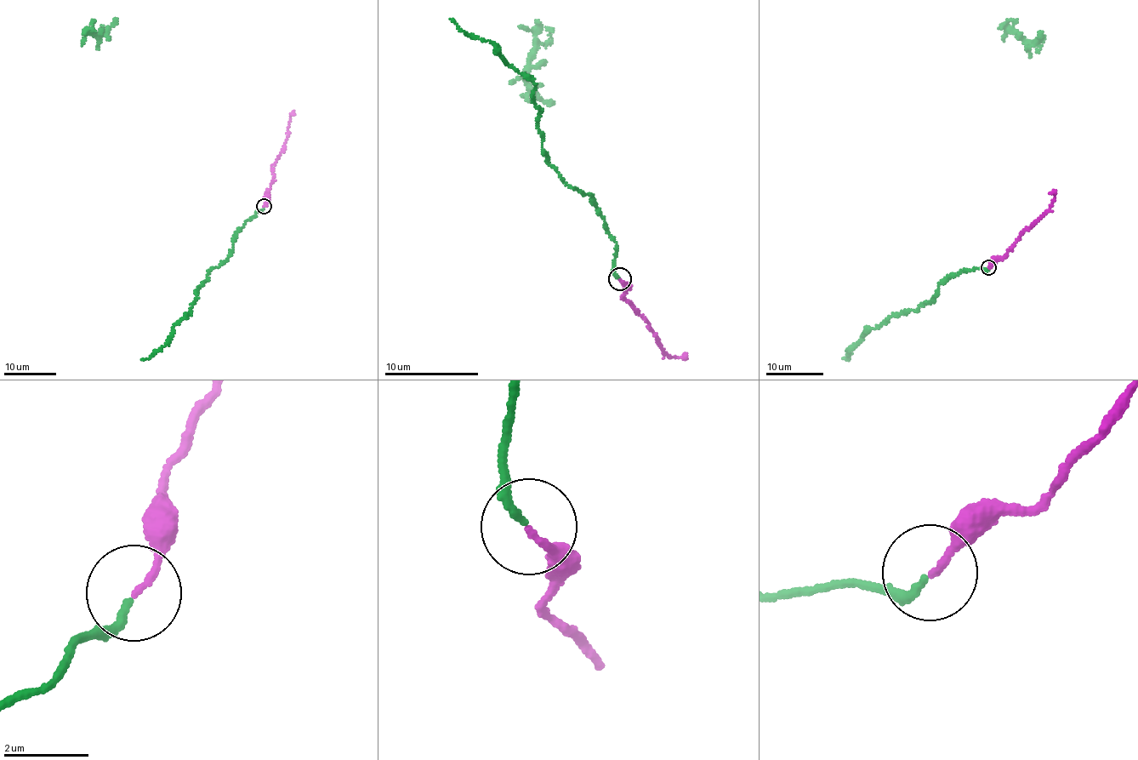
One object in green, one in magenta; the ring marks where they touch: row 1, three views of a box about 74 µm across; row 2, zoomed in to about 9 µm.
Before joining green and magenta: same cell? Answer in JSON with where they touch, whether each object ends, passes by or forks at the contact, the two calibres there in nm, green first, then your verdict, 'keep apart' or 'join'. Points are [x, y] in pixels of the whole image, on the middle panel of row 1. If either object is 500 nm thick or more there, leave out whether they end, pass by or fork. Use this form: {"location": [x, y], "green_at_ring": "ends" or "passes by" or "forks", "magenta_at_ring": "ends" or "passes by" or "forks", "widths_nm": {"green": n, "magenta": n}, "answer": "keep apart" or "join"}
{"location": [619, 279], "green_at_ring": "ends", "magenta_at_ring": "ends", "widths_nm": {"green": 170, "magenta": 150}, "answer": "join"}

